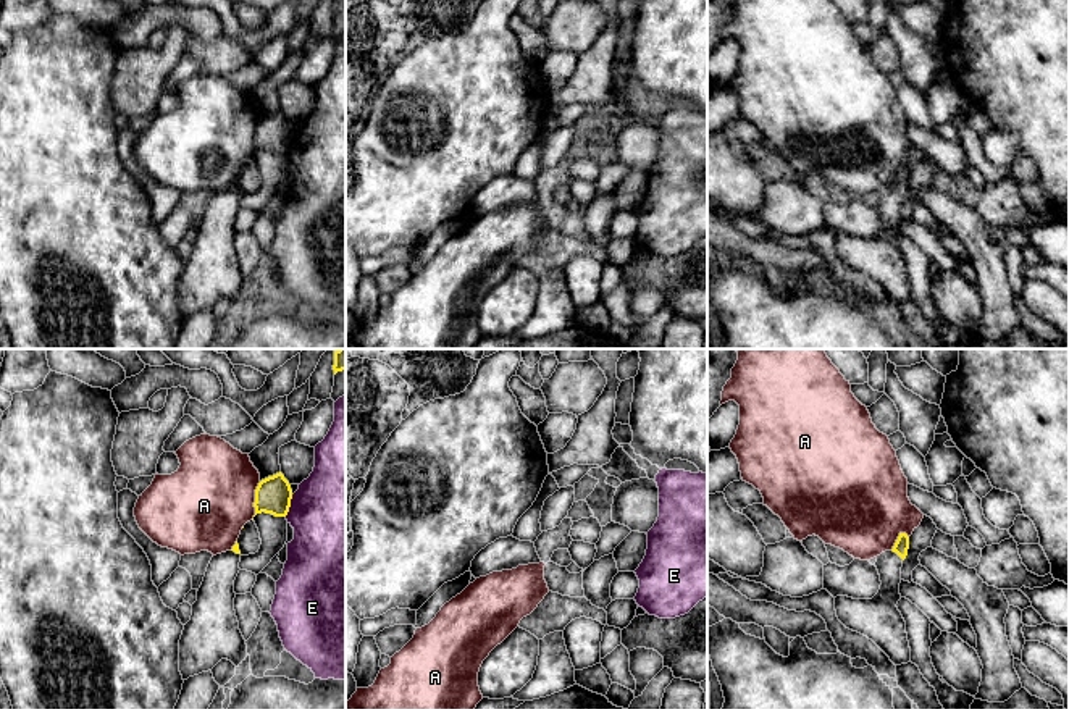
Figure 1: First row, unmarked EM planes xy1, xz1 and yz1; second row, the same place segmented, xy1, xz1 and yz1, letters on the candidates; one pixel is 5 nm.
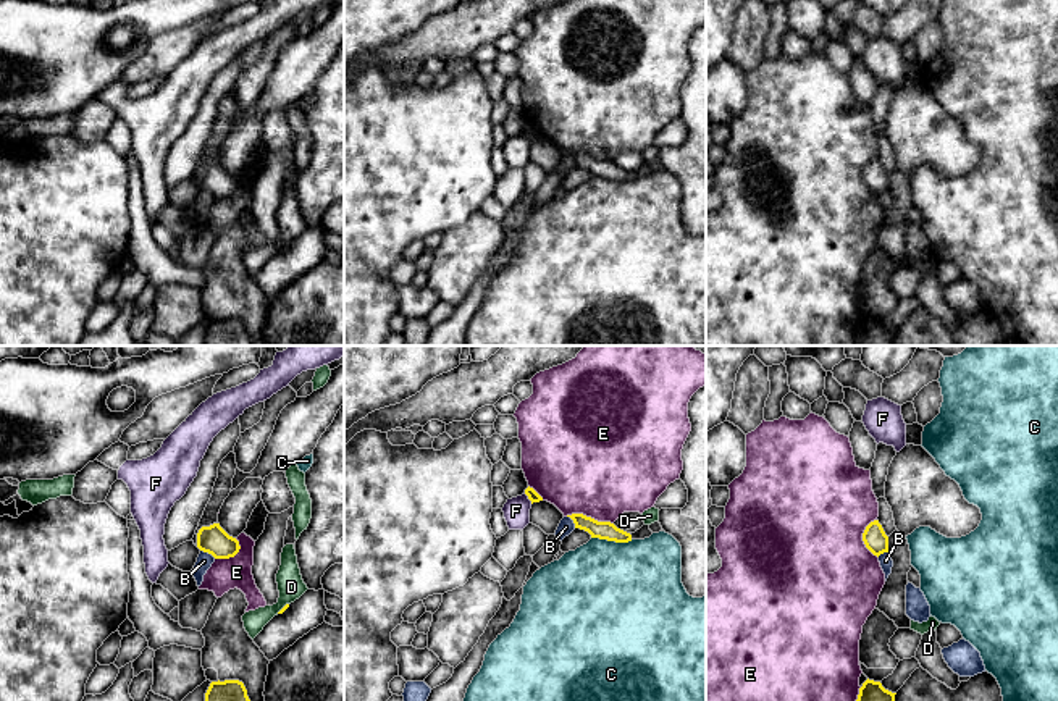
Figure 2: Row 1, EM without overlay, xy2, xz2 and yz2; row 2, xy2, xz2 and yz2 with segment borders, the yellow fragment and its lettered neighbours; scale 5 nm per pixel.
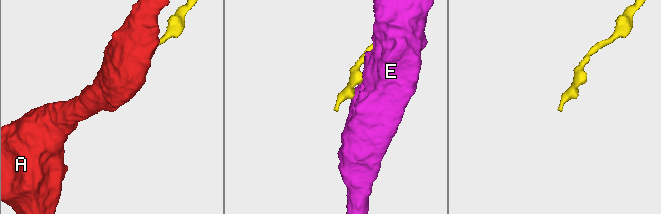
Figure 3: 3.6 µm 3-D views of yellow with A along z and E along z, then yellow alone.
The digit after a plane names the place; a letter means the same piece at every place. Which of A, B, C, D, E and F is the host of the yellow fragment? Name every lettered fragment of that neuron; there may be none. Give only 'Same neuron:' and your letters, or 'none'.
Same neuron: none

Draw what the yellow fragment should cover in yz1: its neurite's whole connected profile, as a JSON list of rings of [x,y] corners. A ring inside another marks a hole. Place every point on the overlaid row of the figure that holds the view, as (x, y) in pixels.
[[[899,533],[893,549],[877,556],[875,567],[882,585],[872,599],[835,598],[838,620],[872,640],[895,665],[911,662],[906,622],[896,607],[901,599],[901,567],[908,549],[909,536]]]

